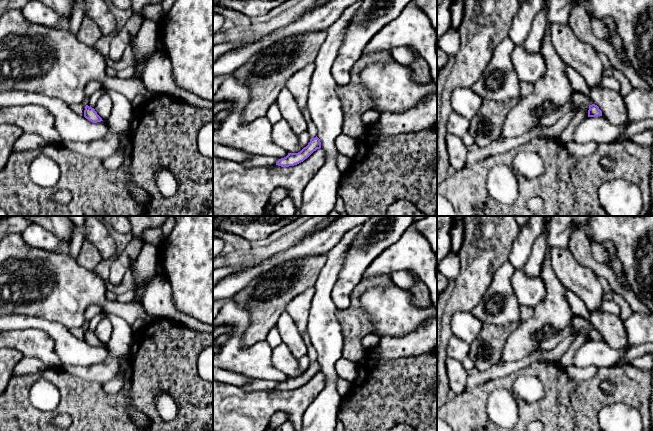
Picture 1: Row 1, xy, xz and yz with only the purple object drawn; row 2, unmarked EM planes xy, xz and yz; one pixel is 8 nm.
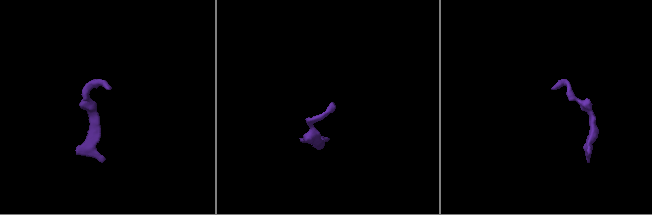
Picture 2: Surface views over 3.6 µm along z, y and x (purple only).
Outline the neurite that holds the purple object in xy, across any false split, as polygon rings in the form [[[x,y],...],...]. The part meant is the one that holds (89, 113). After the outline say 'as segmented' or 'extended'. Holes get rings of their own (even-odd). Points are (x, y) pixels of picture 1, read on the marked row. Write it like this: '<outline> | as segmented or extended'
[[[85,106],[84,117],[93,123],[103,121],[102,118],[97,114],[94,108]]] | as segmented

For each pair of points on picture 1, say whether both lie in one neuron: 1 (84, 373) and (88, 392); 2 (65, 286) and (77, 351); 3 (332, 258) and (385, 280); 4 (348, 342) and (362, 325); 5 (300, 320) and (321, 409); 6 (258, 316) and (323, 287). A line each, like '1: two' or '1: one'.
1: two
2: two
3: two
4: one
5: two
6: two

